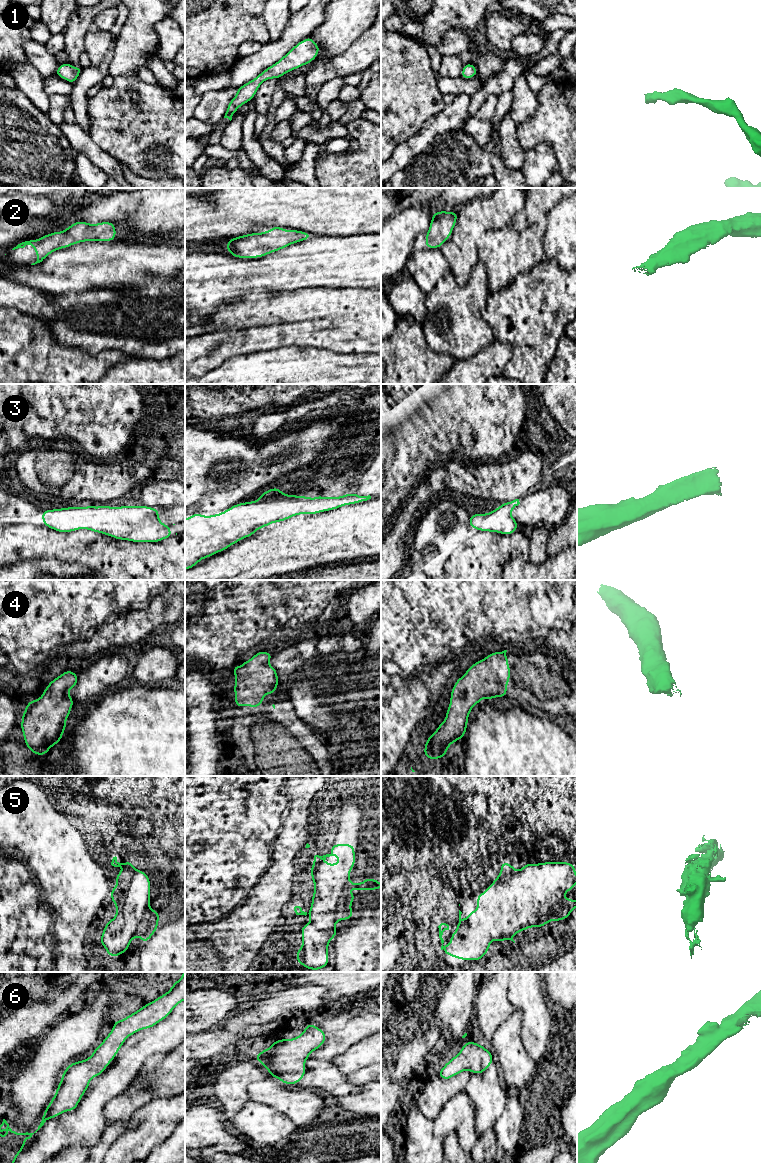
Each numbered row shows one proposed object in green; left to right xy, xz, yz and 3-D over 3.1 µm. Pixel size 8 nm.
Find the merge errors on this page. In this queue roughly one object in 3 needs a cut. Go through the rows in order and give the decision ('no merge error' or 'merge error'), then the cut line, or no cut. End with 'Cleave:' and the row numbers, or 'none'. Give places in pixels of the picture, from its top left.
1: no merge error; cut none
2: no merge error; cut none
3: no merge error; cut none
4: no merge error; cut none
5: no merge error; cut none
6: no merge error; cut none
Cleave: none

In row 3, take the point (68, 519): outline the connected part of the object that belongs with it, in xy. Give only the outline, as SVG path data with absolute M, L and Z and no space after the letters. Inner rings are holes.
M90 505L42 510L42 522L63 533L88 529L119 540L154 543L172 535L169 525L163 524L158 515L159 510L149 506Z

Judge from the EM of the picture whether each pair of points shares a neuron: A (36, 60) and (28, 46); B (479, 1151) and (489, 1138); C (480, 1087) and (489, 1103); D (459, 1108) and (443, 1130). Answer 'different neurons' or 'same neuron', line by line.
A: same neuron
B: same neuron
C: same neuron
D: same neuron

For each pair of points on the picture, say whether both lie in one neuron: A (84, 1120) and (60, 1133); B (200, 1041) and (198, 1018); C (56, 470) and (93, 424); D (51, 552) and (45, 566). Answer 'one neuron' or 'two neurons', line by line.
A: one neuron
B: two neurons
C: two neurons
D: two neurons

